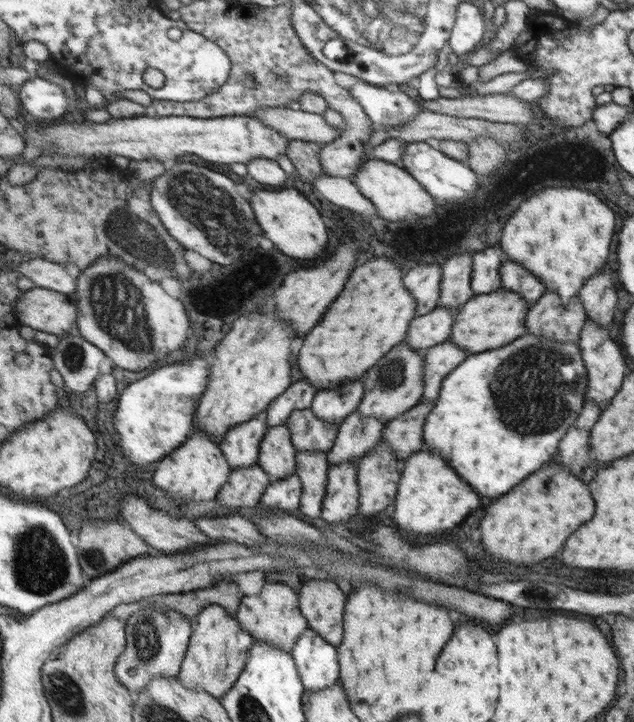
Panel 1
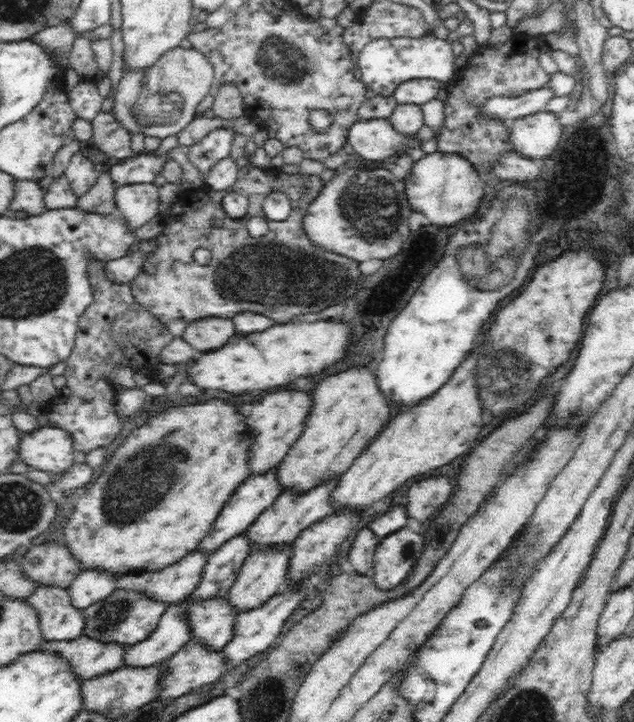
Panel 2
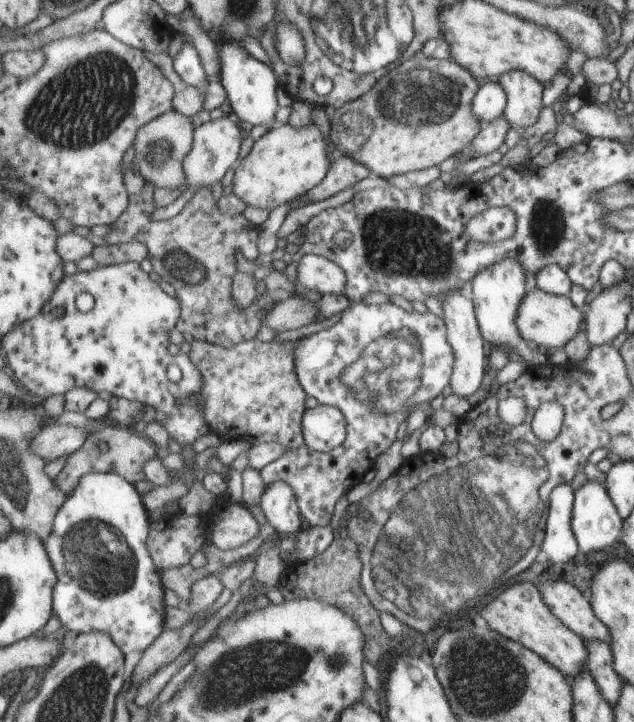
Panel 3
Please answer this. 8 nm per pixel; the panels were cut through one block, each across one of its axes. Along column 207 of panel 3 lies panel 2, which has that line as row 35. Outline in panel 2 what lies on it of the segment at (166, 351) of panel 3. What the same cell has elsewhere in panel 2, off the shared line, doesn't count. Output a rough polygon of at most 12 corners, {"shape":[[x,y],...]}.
{"shape":[[434,33],[372,38],[358,53],[368,92],[454,76],[452,45]]}

